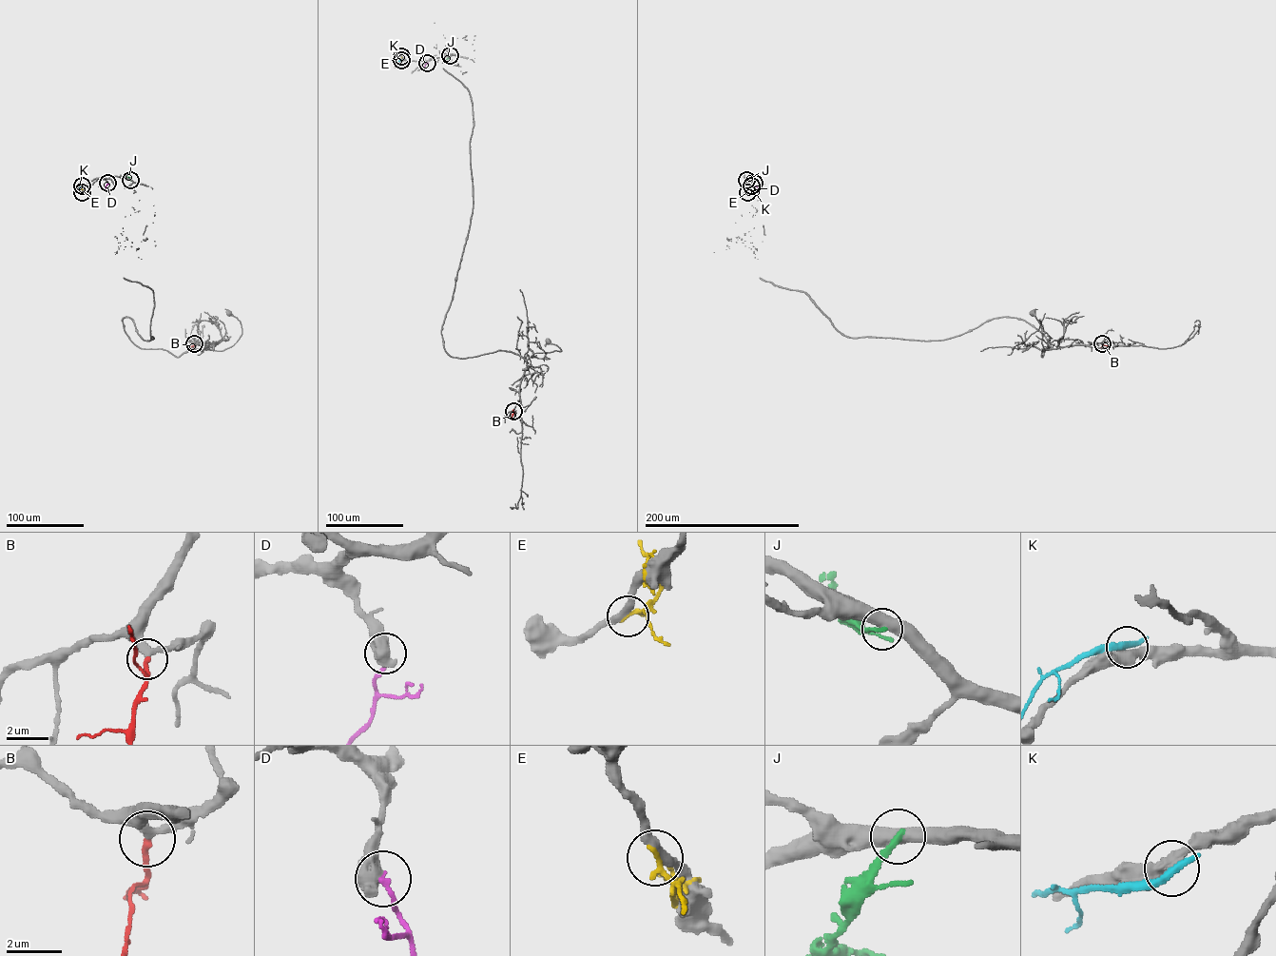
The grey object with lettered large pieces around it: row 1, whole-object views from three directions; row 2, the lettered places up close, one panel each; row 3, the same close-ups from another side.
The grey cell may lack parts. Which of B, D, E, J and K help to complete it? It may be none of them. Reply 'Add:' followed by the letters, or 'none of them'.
Add: B

